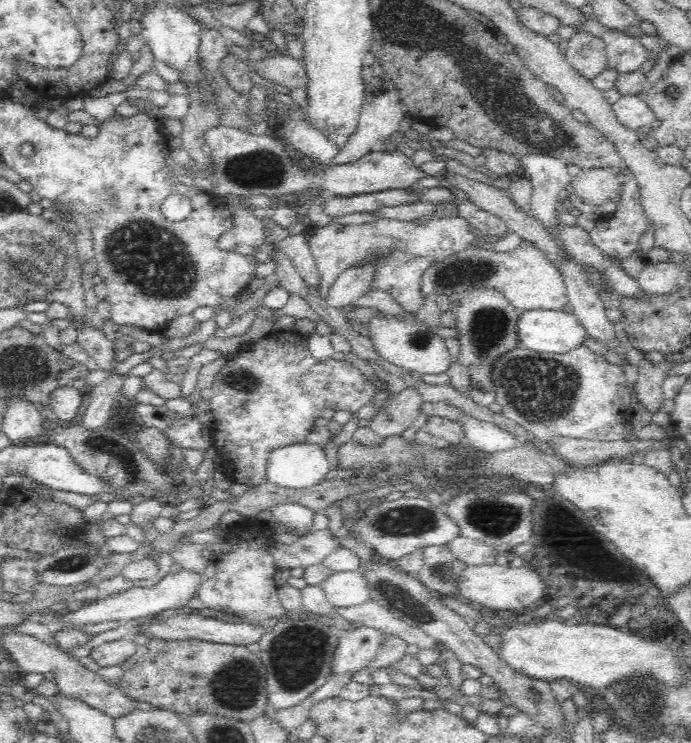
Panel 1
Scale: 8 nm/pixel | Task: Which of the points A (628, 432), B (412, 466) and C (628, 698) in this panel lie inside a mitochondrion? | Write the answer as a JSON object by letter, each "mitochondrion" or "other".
{"A":"other","B":"other","C":"mitochondrion"}

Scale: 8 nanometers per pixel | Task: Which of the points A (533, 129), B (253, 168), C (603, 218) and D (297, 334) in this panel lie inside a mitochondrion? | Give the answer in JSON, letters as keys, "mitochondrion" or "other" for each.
{"A":"mitochondrion","B":"mitochondrion","C":"other","D":"other"}

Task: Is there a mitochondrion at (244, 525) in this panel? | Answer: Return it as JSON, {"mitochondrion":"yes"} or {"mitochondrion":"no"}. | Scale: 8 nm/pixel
{"mitochondrion":"no"}

